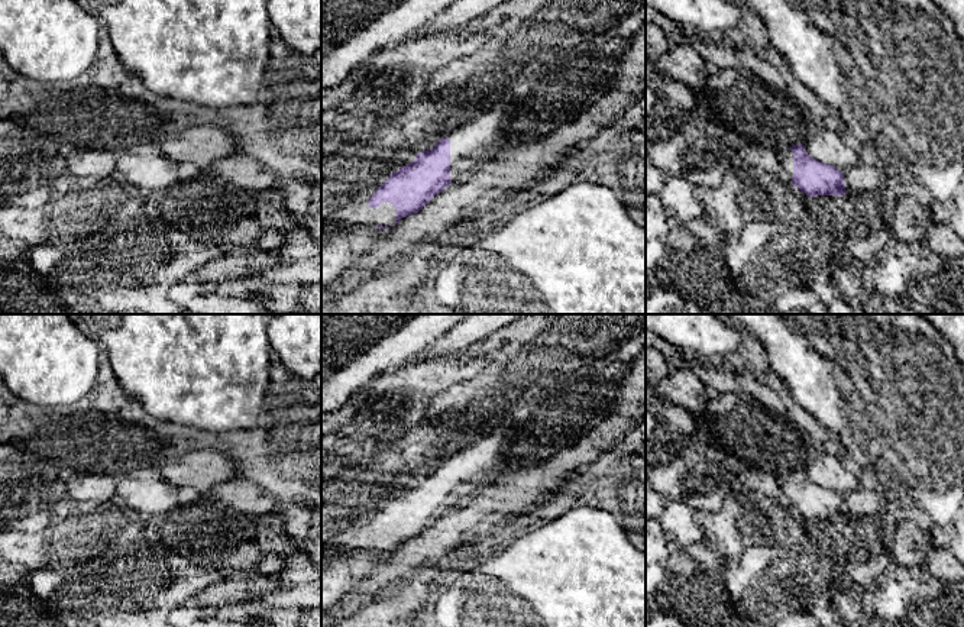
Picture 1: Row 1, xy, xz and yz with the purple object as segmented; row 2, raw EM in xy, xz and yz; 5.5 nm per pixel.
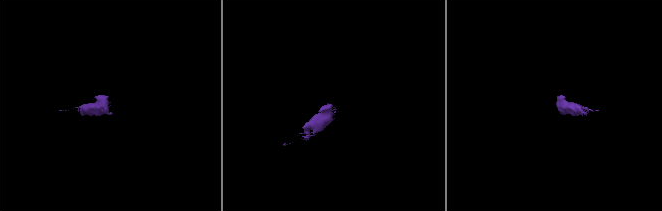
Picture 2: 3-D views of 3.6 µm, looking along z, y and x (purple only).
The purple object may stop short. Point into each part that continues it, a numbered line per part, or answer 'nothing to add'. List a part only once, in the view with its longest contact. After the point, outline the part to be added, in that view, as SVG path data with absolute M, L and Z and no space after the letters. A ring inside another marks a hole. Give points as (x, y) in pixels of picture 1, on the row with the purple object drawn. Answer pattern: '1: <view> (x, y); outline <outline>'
1: xz (475, 141); outline M492 109L446 135L450 139L452 182L468 175L481 161L491 158L501 145L501 132L505 129L505 123L507 111Z
2: xz (355, 216); outline M362 203L339 210L333 220L326 224L326 229L349 230L353 227L371 227L378 224L391 227L395 224L395 219L385 216L381 207L372 209L368 203Z

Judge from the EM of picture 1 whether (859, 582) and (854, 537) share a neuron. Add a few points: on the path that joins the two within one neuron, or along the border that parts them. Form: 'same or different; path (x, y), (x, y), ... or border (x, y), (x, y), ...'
same; path (859, 571), (859, 549)

